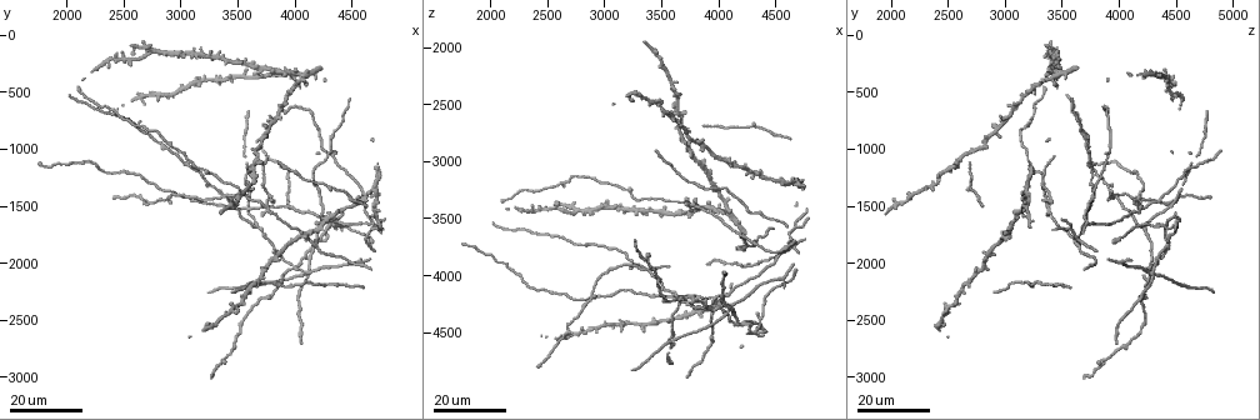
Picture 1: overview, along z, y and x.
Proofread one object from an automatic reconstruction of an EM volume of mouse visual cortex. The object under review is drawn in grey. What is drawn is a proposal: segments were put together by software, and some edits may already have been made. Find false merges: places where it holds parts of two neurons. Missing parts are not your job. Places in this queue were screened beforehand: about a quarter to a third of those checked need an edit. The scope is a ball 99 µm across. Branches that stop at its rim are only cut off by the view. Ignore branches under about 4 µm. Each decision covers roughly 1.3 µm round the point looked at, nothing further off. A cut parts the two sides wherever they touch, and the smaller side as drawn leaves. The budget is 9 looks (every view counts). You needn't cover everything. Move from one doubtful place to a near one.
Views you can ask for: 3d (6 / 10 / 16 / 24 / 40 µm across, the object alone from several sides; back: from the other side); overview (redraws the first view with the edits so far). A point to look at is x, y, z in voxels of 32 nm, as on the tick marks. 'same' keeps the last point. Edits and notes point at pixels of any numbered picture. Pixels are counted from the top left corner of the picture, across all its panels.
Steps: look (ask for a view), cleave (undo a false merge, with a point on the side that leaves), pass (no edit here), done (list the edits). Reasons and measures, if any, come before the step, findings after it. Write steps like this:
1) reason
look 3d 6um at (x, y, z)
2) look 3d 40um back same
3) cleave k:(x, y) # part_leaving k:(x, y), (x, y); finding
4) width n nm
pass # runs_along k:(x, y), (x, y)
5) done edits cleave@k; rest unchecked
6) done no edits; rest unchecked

three-way junction
look 3d 24um at (4360, 1060, 3920)

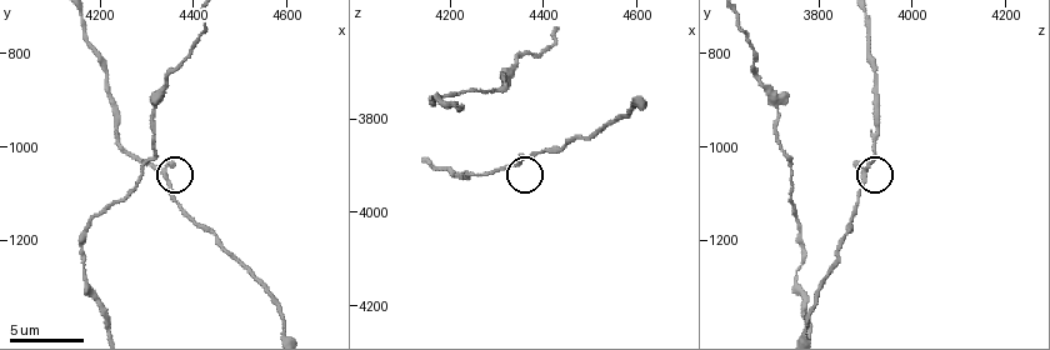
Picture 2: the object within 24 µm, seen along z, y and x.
look 3d 10um at (4345, 1060, 3900)

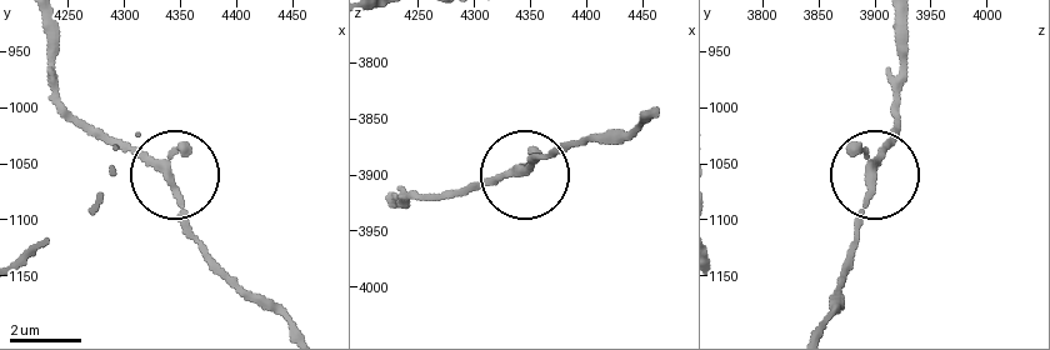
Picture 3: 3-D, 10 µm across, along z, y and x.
width 180 nm
pass # one neuron here

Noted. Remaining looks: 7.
small branch off a trunk
look 3d 16um at (4180, 1820, 3640)

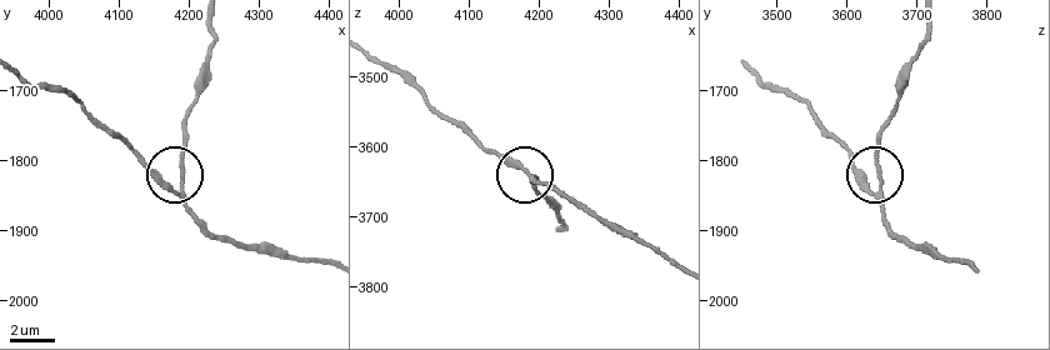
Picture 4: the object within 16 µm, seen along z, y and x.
look 3d 6um at (4190, 1850, 3645)

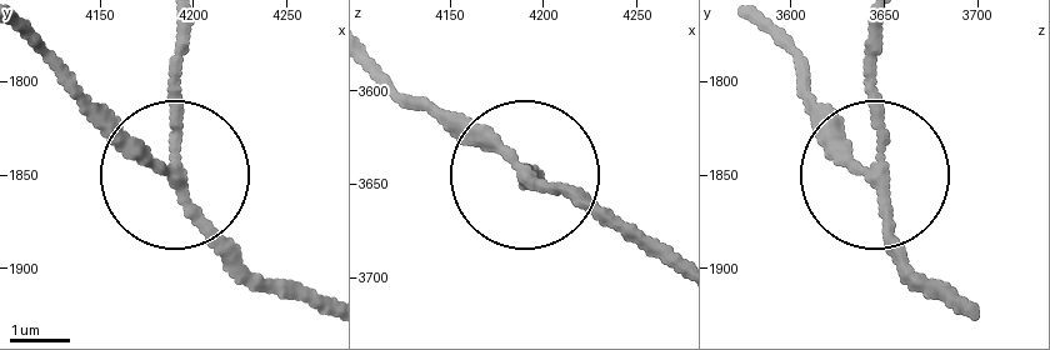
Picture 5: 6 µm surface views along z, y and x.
pass # runs_along 5:(771, 25), (871, 175), (906, 274); all the same neuron

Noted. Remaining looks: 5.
branch point
look 3d 24um at (3660, 1680, 4240)

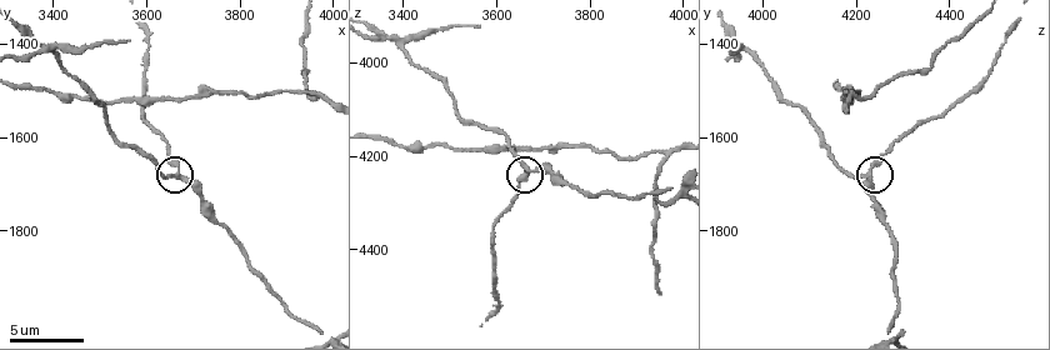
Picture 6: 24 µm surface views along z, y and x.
look 3d 6um at (3670, 1680, 4230)

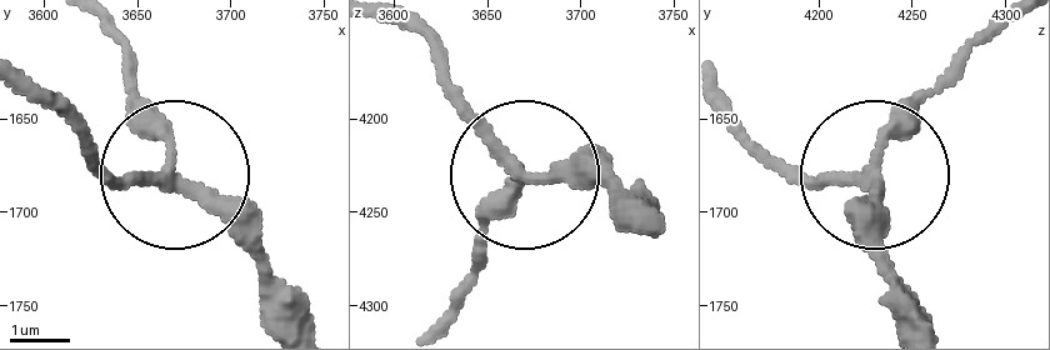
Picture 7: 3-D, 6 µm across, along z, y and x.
arms 3
pass # runs_along 7:(659, 219), (525, 175), (455, 289); one neuron here

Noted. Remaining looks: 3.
a fork
look 3d 10um at (3955, 1515, 4205)

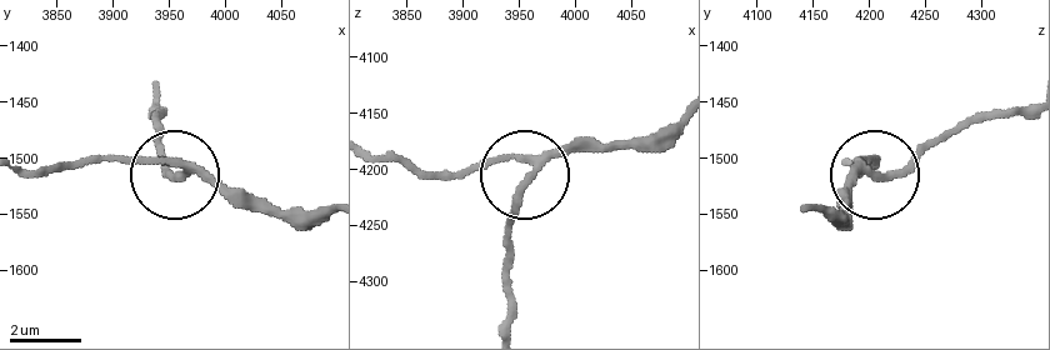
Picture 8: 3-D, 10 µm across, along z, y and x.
arms 3
pass # one neuron here

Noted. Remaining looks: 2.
done no edits; rest unchecked

